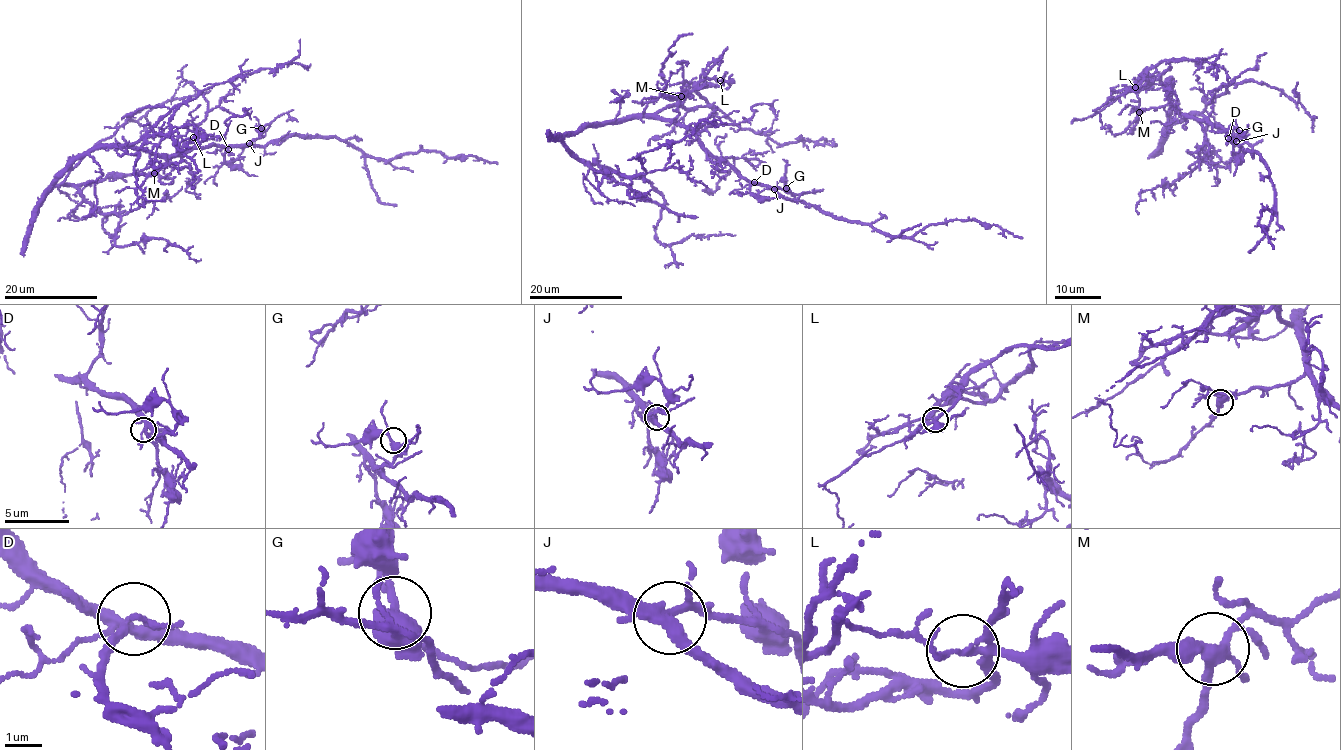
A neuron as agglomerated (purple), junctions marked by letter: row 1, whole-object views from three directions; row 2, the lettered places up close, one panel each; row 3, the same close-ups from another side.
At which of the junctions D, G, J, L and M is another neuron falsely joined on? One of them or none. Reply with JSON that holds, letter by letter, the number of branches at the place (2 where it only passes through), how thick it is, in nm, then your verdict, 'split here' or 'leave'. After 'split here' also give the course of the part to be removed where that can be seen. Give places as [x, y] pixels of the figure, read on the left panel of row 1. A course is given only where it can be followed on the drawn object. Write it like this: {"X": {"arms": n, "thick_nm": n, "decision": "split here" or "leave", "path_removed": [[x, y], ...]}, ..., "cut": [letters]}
{"D": {"arms": 6, "thick_nm": 280, "decision": "leave"}, "G": {"arms": 4, "thick_nm": 380, "decision": "leave"}, "J": {"arms": 4, "thick_nm": 280, "decision": "leave"}, "L": {"arms": 5, "thick_nm": 170, "decision": "split here", "path_removed": [[192, 136], [176, 143], [170, 135], [157, 134], [147, 137], [139, 149], [134, 175], [141, 196], [165, 201]]}, "M": {"arms": 4, "thick_nm": 320, "decision": "leave"}, "cut": ["L"]}

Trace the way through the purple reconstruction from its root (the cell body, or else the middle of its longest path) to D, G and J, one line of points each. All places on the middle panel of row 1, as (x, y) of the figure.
D: (662, 120), (675, 120), (689, 129), (713, 156), (725, 159), (743, 178), (754, 182)
G: (662, 120), (675, 120), (689, 129), (713, 156), (725, 159), (743, 178), (758, 184), (786, 188)
J: (662, 120), (675, 120), (689, 129), (713, 156), (725, 159), (743, 178), (774, 189)

